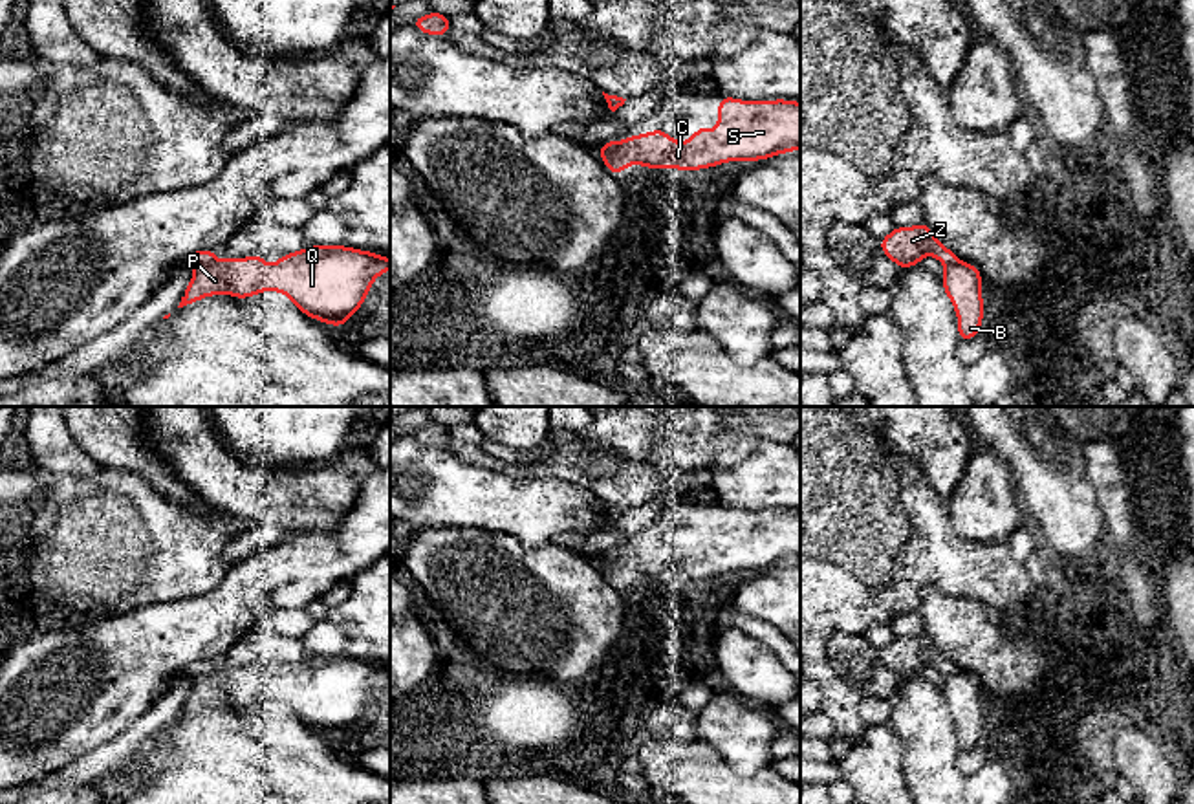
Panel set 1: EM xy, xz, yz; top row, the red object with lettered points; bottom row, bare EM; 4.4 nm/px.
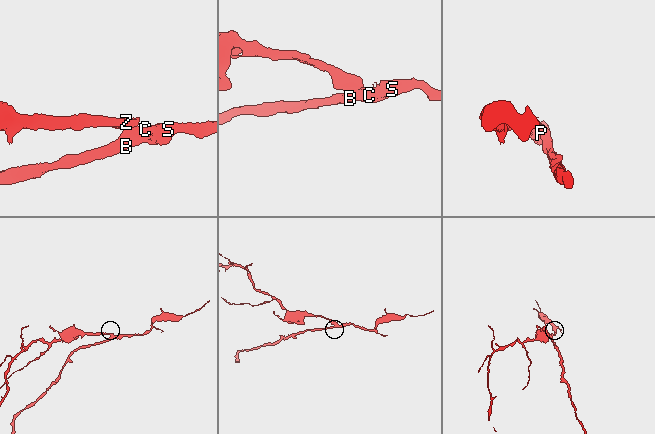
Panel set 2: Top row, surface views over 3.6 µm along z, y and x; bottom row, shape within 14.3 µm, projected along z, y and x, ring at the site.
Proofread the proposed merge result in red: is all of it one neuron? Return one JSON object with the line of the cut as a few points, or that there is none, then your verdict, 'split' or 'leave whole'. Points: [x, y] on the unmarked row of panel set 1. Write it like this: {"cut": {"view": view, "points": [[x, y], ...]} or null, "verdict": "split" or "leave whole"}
{"cut": {"view": "xy", "points": [[211, 673], [195, 678]]}, "verdict": "split"}

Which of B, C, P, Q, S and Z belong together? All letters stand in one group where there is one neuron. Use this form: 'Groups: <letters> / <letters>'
Groups: B C P Q S / Z

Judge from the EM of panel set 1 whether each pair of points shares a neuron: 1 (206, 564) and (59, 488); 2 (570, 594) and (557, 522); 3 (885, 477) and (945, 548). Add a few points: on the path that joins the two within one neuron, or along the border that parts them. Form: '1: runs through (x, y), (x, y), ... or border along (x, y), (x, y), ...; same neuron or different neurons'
1: runs through (169, 554), (116, 544), (96, 524); same neuron
2: border along (517, 541), (528, 546), (548, 543), (575, 544); different neurons
3: runs through (892, 495), (927, 530); same neuron

